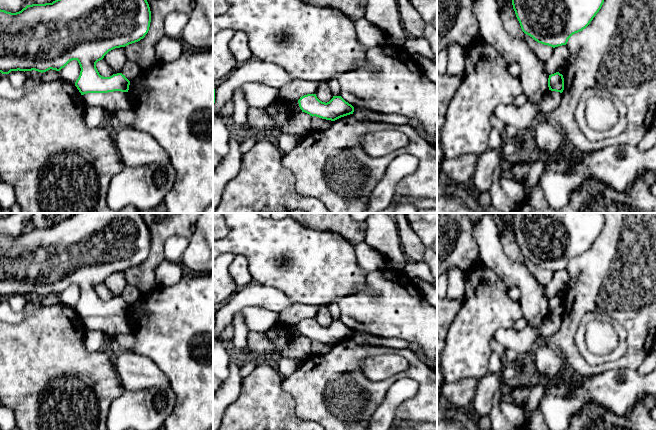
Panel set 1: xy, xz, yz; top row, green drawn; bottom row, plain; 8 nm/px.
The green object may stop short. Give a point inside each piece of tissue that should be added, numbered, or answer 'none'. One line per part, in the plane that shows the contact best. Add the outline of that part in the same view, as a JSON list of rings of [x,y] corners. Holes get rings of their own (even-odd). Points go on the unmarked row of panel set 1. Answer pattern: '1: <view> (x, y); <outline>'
none

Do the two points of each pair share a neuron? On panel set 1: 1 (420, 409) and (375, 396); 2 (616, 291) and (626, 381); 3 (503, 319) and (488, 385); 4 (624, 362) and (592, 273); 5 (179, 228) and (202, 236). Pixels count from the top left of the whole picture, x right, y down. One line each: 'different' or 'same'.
1: same
2: different
3: different
4: same
5: different

